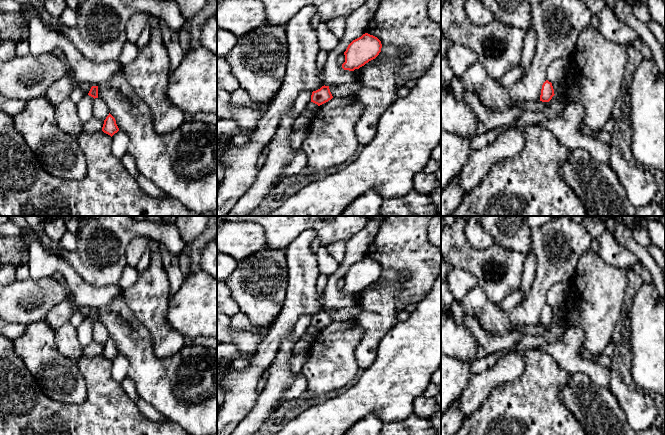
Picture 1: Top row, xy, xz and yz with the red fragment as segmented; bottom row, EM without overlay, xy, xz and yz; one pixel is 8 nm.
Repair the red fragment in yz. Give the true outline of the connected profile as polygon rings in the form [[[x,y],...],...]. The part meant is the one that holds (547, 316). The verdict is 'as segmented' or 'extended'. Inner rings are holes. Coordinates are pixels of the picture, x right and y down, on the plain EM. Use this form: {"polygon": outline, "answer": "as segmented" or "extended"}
{"polygon": [[[546,304],[542,309],[540,325],[549,326],[554,319],[552,307]]], "answer": "as segmented"}

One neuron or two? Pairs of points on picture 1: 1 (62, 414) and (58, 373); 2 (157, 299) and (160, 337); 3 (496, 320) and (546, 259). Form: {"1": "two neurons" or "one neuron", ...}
{"1": "two neurons", "2": "one neuron", "3": "one neuron"}

